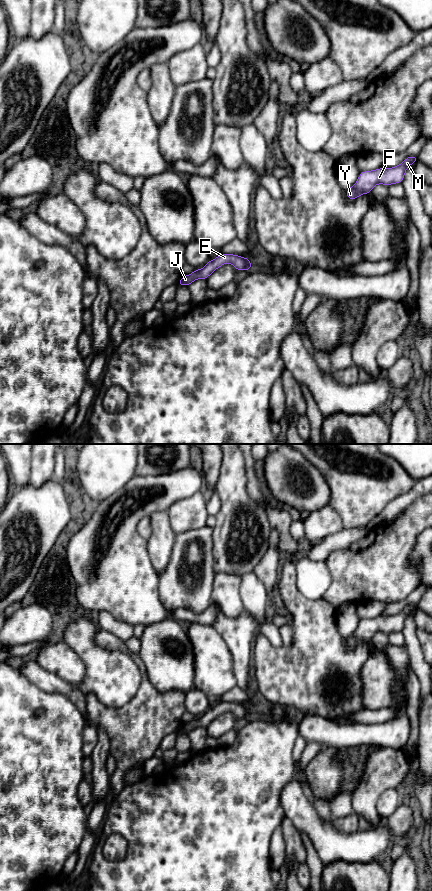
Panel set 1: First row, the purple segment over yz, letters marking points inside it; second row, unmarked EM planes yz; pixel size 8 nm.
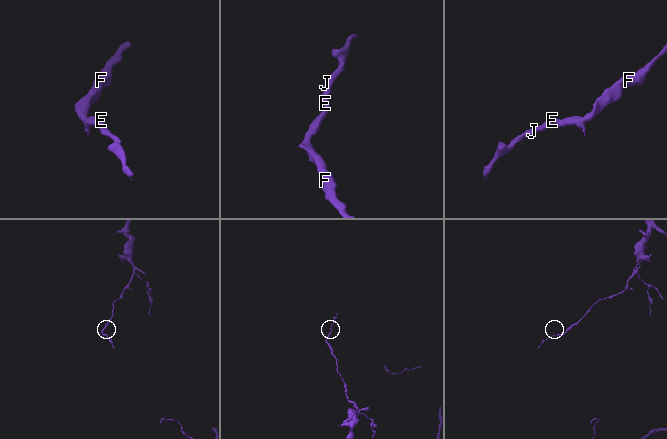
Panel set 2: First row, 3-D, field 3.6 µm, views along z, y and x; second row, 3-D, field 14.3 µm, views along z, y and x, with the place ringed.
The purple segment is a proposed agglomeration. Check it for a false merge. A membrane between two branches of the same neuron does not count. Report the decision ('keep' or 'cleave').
keep

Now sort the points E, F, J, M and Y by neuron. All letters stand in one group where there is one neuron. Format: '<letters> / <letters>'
E F J M Y

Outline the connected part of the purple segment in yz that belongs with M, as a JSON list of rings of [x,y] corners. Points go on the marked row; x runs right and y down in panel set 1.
[[[409,156],[401,164],[392,168],[378,168],[376,170],[362,171],[356,183],[346,190],[346,197],[350,200],[369,194],[377,184],[389,186],[402,183],[407,168],[418,161],[418,156]]]

